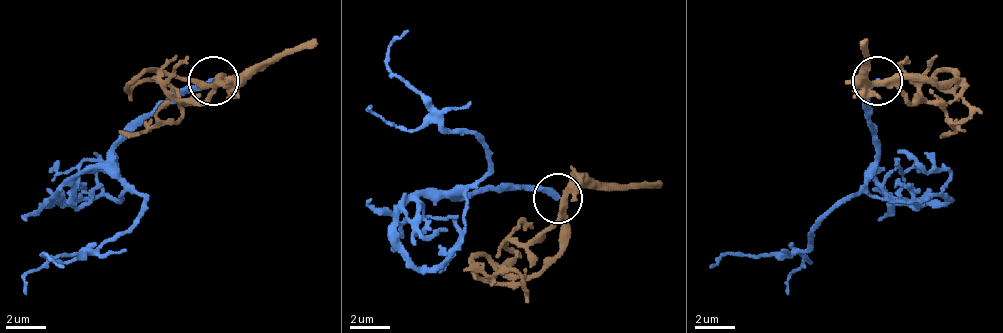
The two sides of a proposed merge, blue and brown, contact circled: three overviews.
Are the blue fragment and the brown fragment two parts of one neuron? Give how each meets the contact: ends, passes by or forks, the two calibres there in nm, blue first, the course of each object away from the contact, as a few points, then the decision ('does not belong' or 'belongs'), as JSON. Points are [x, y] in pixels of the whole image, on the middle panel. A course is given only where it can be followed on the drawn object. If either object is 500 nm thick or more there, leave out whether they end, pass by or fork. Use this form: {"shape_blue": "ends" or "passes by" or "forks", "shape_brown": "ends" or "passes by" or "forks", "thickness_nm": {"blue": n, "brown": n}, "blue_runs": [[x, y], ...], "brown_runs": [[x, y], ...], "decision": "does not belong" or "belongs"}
{"shape_blue": "ends", "shape_brown": "forks", "thickness_nm": {"blue": 320, "brown": 280}, "blue_runs": [[556, 199], [521, 189], [462, 199], [487, 169], [487, 149], [442, 124], [387, 64], [392, 44], [407, 30]], "brown_runs": [[561, 199], [546, 229], [521, 244], [512, 239], [472, 264], [472, 279]], "decision": "does not belong"}

